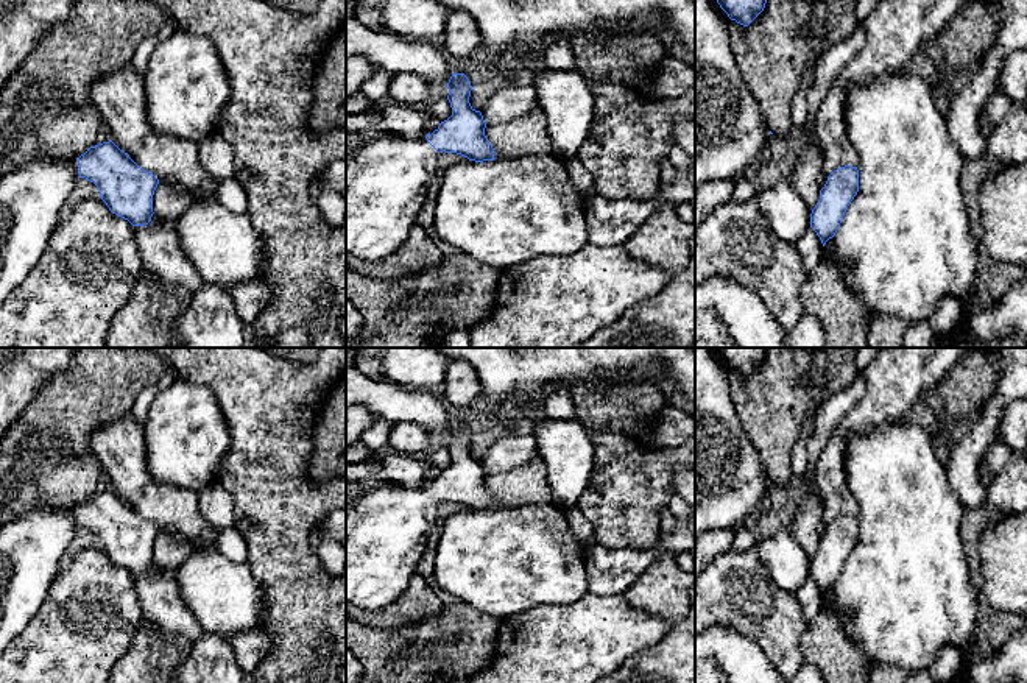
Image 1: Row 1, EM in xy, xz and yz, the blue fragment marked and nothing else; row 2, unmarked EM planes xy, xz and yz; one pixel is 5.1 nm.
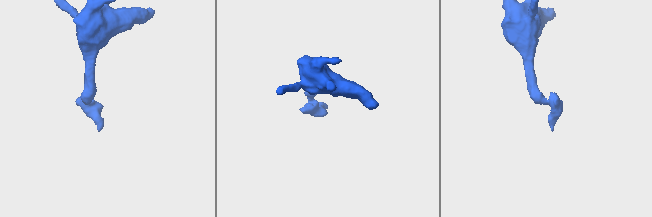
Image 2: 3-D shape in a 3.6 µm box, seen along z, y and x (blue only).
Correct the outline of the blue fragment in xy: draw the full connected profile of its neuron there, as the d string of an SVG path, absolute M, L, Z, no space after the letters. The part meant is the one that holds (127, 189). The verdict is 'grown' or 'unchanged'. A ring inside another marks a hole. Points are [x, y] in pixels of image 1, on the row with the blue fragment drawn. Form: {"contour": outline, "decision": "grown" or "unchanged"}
{"contour": "M112 140L90 147L79 157L33 157L23 167L0 178L0 304L37 265L53 229L59 225L59 211L73 193L78 178L94 182L109 211L132 226L145 226L151 221L153 195L159 179L140 168Z", "decision": "grown"}

